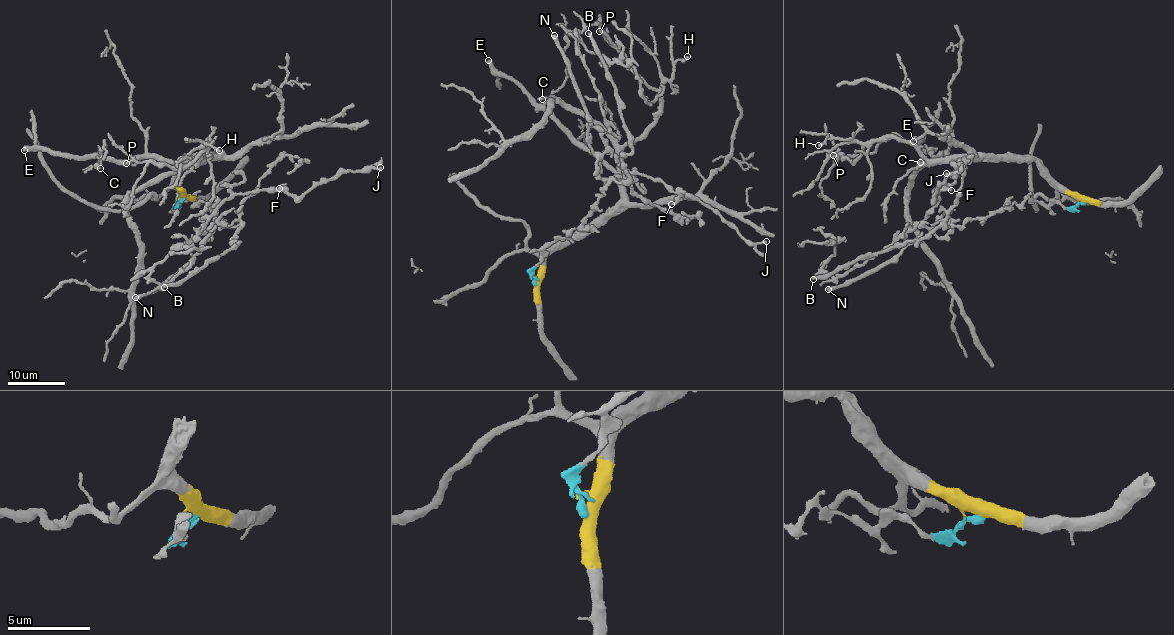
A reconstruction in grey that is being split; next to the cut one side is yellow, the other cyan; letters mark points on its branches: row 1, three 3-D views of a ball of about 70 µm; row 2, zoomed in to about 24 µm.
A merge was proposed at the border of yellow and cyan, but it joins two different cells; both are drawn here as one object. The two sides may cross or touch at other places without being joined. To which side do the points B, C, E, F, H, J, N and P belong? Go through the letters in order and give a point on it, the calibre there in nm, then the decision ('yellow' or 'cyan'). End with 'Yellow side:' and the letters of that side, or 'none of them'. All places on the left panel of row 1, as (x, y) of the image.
B: place (164, 287); calibre 260 nm; cyan
C: place (100, 168); calibre 200 nm; yellow
E: place (24, 150); calibre 480 nm; yellow
F: place (279, 188); calibre 240 nm; cyan
H: place (219, 150); calibre 240 nm; yellow
J: place (380, 167); calibre 260 nm; cyan
N: place (135, 297); calibre 480 nm; cyan
P: place (126, 163); calibre 150 nm; yellow
Yellow side: C, E, H, P

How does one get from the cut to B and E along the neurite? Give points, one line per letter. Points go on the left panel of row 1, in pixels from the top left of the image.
B: (183, 196), (178, 204), (194, 196), (220, 226), (242, 226), (231, 239), (239, 242), (164, 287)
E: (183, 196), (174, 184), (186, 159), (216, 158), (123, 160), (60, 155), (41, 149), (24, 151)

